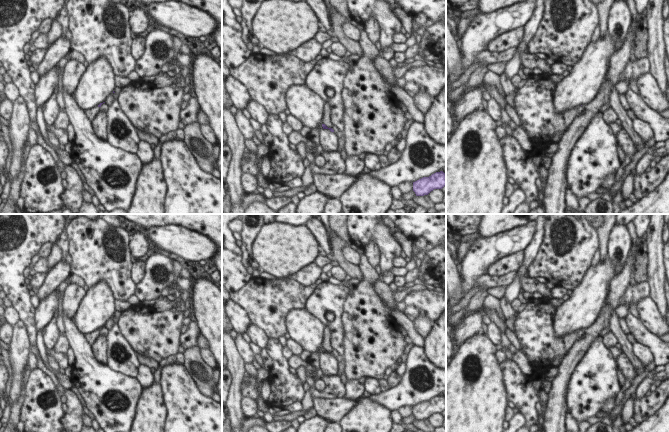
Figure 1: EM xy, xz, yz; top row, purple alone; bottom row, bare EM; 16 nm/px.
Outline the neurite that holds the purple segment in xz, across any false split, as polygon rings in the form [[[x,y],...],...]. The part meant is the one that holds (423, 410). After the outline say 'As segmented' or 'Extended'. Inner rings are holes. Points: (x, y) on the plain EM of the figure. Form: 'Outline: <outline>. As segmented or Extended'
Outline: [[[440,395],[413,406],[413,415],[416,420],[424,420],[428,419],[434,413],[442,413],[445,409],[446,398]]]. As segmented.

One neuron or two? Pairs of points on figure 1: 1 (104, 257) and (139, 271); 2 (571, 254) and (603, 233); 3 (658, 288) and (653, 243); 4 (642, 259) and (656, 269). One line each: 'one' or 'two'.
1: two
2: two
3: one
4: two

